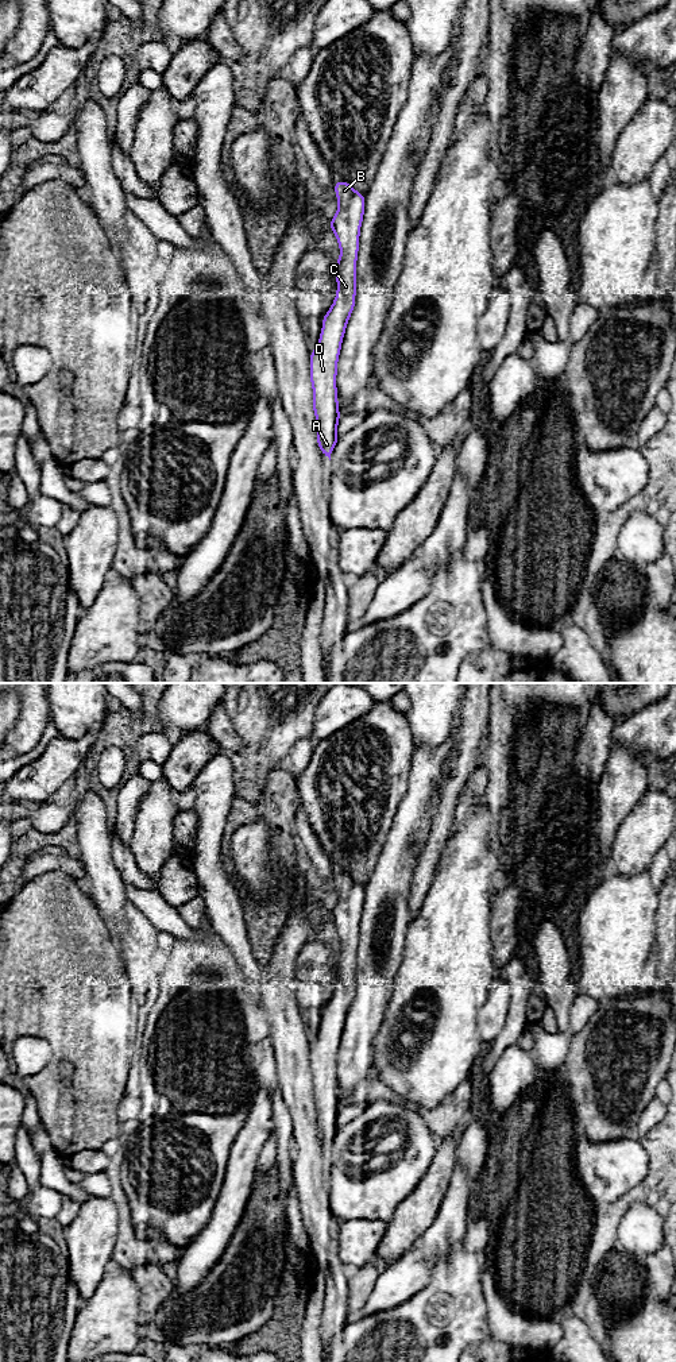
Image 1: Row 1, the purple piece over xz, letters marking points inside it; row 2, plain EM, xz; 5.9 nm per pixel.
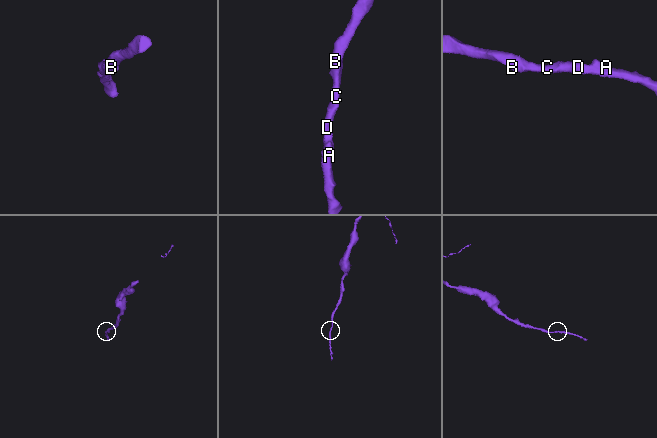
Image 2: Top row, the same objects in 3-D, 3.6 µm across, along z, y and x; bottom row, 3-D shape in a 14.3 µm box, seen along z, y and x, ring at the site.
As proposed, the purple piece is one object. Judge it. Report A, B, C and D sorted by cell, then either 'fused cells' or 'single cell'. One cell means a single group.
groups A B C D; single cell

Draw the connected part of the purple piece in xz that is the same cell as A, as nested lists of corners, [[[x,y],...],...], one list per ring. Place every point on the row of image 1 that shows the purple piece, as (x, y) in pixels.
[[[343,181],[335,182],[335,192],[339,208],[335,217],[329,221],[329,227],[340,246],[340,258],[336,262],[337,293],[331,309],[322,317],[322,331],[317,348],[310,352],[310,381],[313,409],[317,420],[317,443],[329,460],[339,440],[336,429],[340,413],[335,379],[345,325],[355,306],[356,259],[364,215],[364,194]]]

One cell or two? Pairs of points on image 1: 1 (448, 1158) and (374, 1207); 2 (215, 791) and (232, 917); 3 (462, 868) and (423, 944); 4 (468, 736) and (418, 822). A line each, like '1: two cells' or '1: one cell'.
1: two cells
2: one cell
3: one cell
4: two cells

